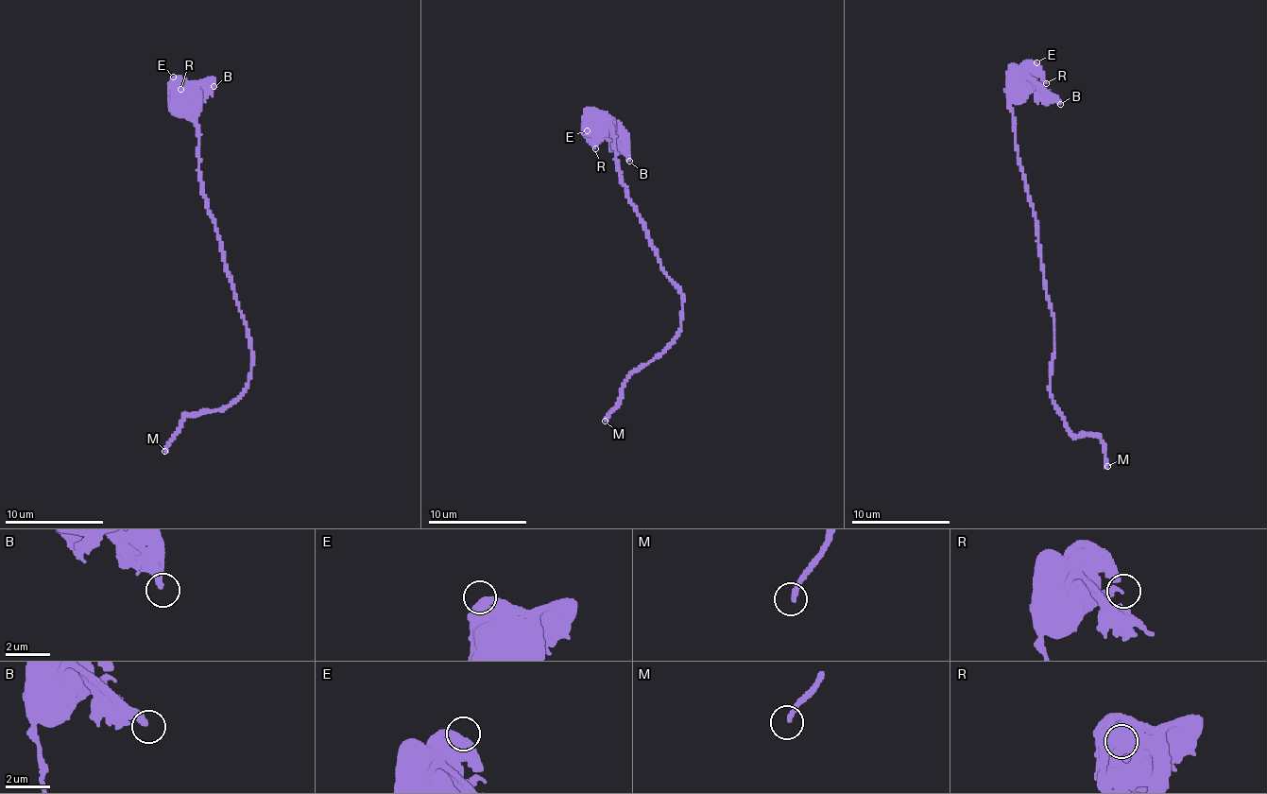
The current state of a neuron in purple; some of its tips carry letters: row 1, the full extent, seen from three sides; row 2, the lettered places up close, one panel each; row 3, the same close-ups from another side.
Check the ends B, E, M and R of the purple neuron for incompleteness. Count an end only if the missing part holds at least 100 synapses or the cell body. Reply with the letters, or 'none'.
M

